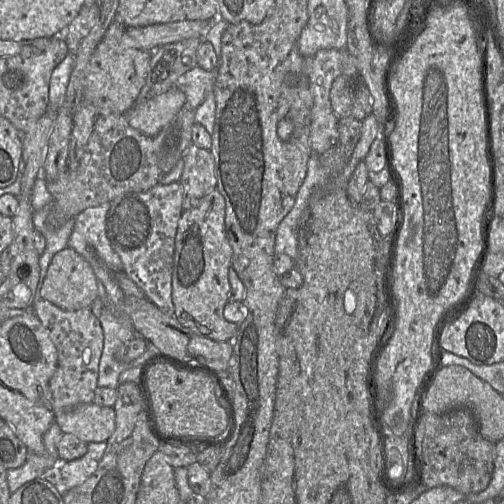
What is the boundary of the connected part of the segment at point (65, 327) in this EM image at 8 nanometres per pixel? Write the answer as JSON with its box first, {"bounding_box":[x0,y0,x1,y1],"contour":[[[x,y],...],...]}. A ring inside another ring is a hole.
{"bounding_box":[32,299,104,416],"contour":[[[44,299],[34,302],[32,311],[49,330],[50,338],[57,350],[57,368],[49,382],[54,416],[57,411],[70,411],[80,404],[93,403],[104,344],[99,318],[90,308],[67,311]]]}

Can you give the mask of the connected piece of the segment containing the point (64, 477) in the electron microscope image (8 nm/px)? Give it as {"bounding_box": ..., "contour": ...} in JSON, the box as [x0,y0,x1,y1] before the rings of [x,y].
{"bounding_box":[56,442,106,495],"contour":[[[106,442],[89,443],[87,452],[83,457],[68,462],[60,462],[58,465],[60,486],[56,486],[57,490],[63,495],[65,491],[86,482],[97,470],[106,446]]]}

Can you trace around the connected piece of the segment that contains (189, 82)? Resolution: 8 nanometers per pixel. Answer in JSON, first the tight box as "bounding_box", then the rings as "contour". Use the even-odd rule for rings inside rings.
{"bounding_box":[174,65,217,110],"contour":[[[199,65],[182,75],[175,82],[174,87],[181,90],[186,96],[186,105],[194,110],[214,90],[217,70],[204,70]]]}

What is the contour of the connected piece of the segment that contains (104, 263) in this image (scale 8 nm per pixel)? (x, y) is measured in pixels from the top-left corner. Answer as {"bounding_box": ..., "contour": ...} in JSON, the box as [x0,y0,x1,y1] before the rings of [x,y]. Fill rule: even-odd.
{"bounding_box":[68,203,126,309],"contour":[[[103,203],[96,207],[87,208],[75,216],[75,224],[70,236],[68,246],[80,254],[92,267],[95,276],[105,287],[110,303],[116,308],[123,309],[126,295],[115,280],[115,273],[123,270],[123,263],[111,246],[106,232],[107,213],[110,203]]]}

